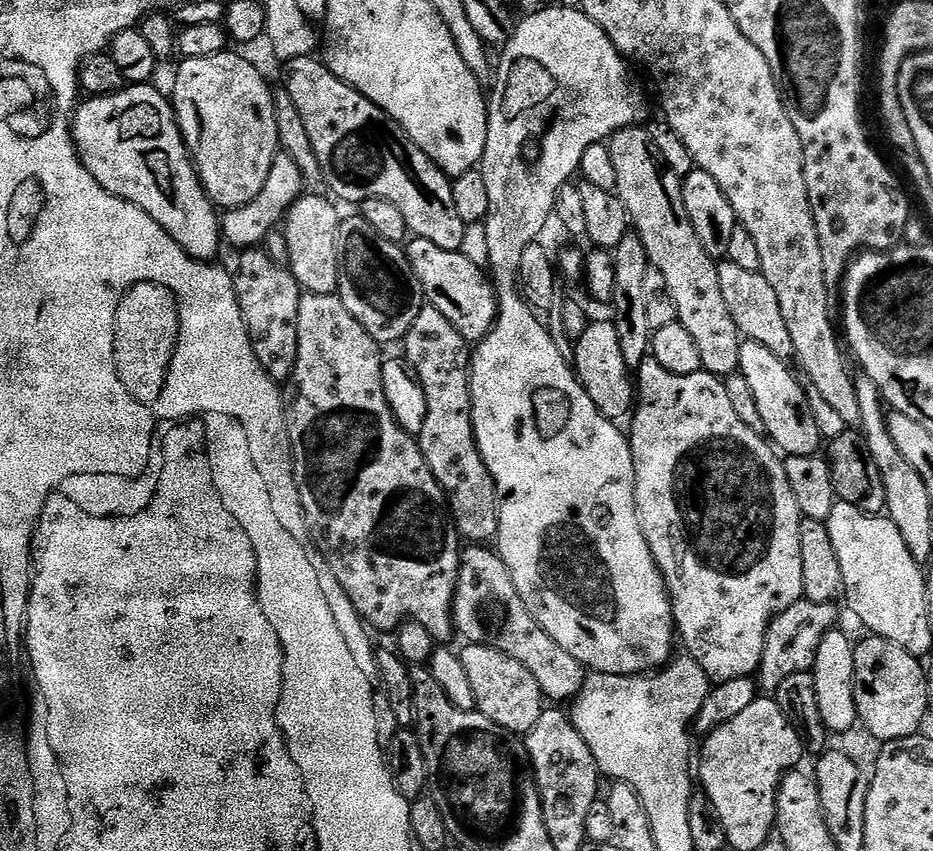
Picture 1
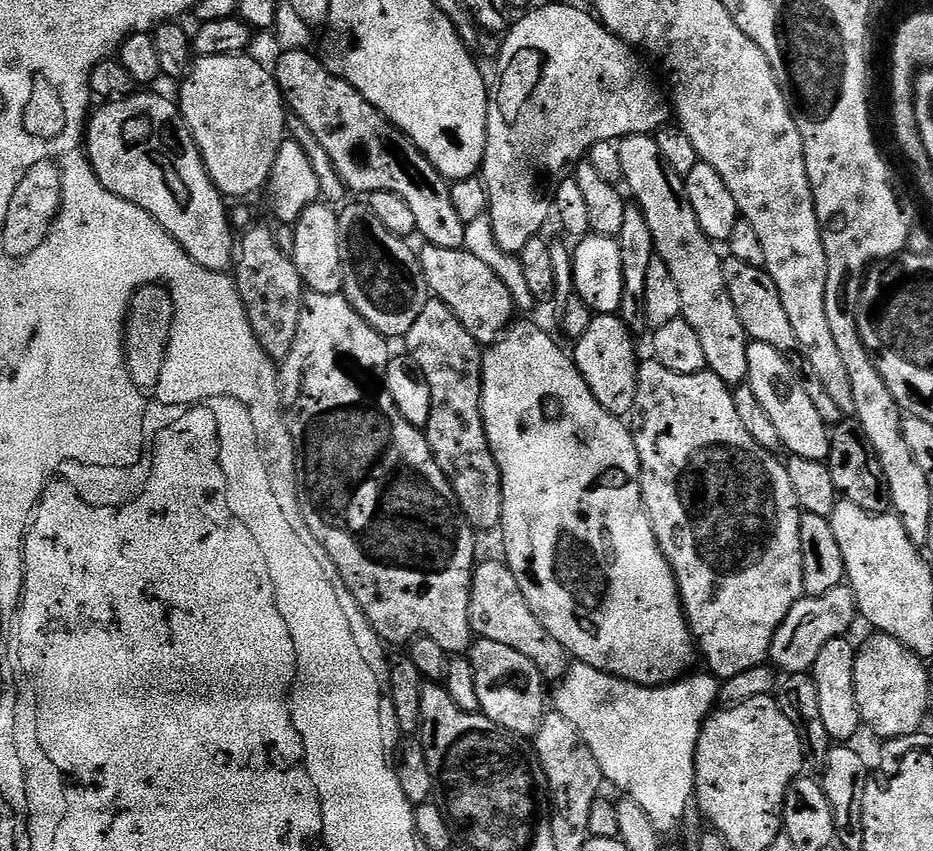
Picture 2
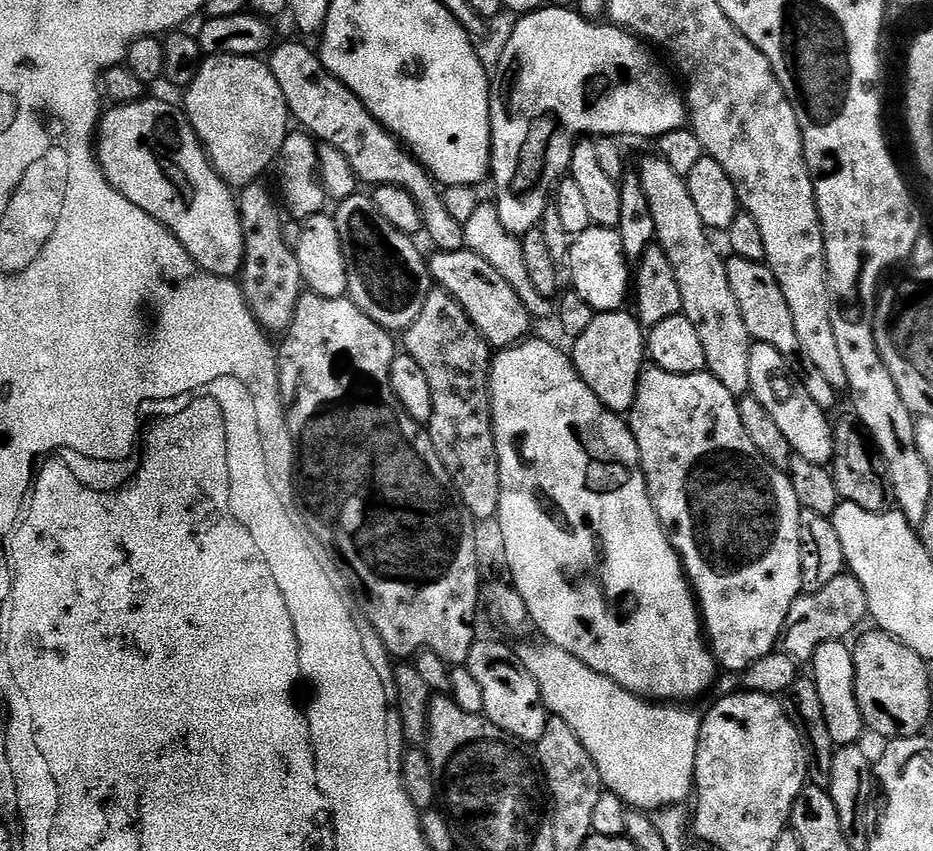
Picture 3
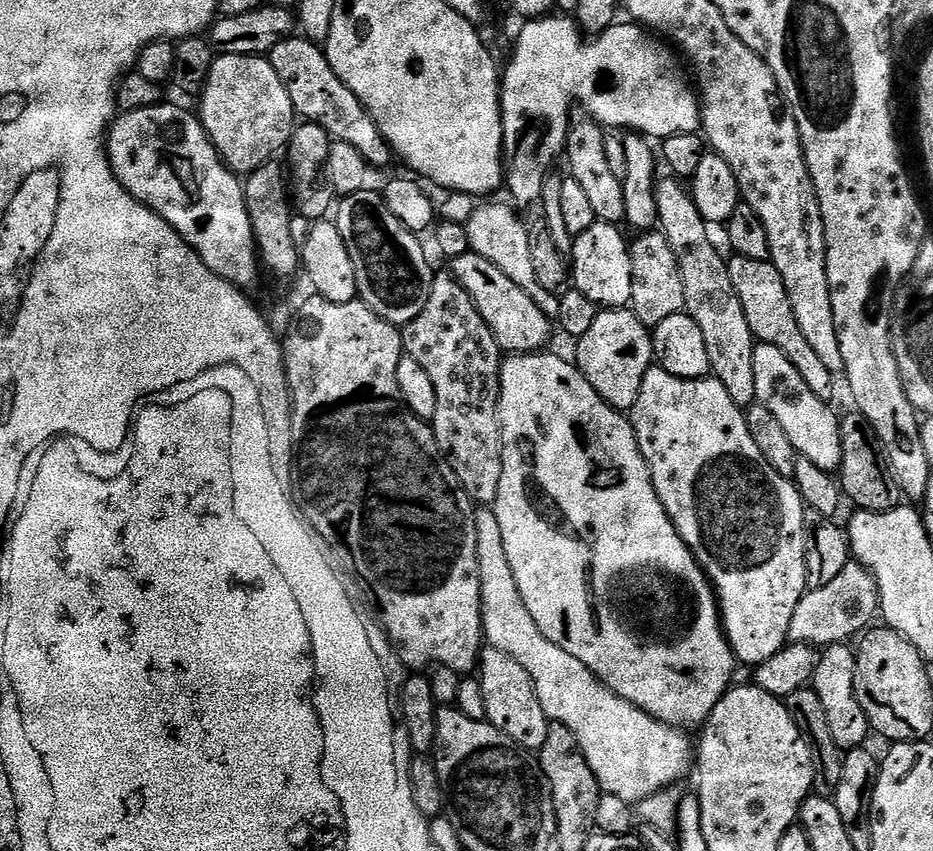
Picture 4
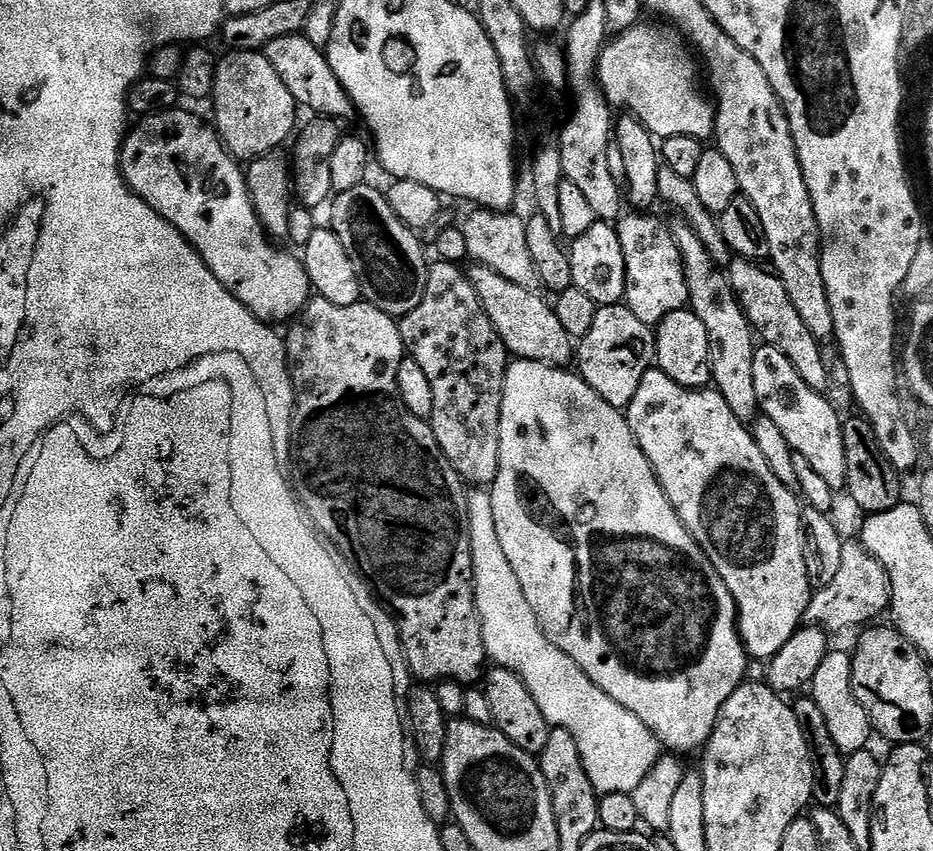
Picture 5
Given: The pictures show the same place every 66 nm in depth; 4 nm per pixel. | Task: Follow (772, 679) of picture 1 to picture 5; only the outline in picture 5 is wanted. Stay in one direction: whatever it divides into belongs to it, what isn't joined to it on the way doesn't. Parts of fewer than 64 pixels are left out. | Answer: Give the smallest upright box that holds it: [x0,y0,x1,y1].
[805,540,892,632]

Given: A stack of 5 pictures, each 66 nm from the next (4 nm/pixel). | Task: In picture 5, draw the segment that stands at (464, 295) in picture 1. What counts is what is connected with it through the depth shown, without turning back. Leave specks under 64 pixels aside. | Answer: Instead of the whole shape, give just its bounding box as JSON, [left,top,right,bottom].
[467,263,574,366]

